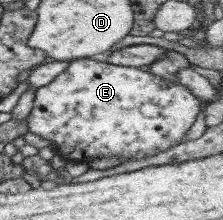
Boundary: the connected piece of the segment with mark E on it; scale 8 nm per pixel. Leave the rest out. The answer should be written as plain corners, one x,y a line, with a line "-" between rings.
89,58
77,59
77,60
72,60
70,62
69,67
67,67
67,69
63,71
63,73
60,73
58,77
52,83
45,85
45,87
37,88
37,92
35,93
35,103
33,105
33,108
30,114
27,117
27,125
28,125
29,132
36,133
37,135
40,135
41,137
45,139
51,140
51,146
53,150
55,151
55,153
62,154
66,158
67,162
69,160
72,160
75,162
85,162
88,164
91,160
97,160
97,158
106,158
106,157
111,157
111,156
125,156
127,158
129,157
130,159
126,160
126,161
129,161
132,159
135,160
135,159
144,159
145,157
152,157
153,155
156,155
157,153
162,153
163,151
170,149
170,147
177,146
177,144
185,141
187,130
191,127
191,125
193,125
193,123
195,123
195,121
197,121
197,115
199,115
199,112
202,110
203,105
204,105
203,102
199,100
197,96
195,96
194,94
191,94
190,90
187,90
185,87
183,87
183,85
171,84
170,82
165,82
164,80
157,78
156,75
153,75
153,73
151,72
141,71
141,69
139,68
125,67
125,66
120,66
117,64
111,64
108,62
101,63
101,61
93,61
93,59
89,59

